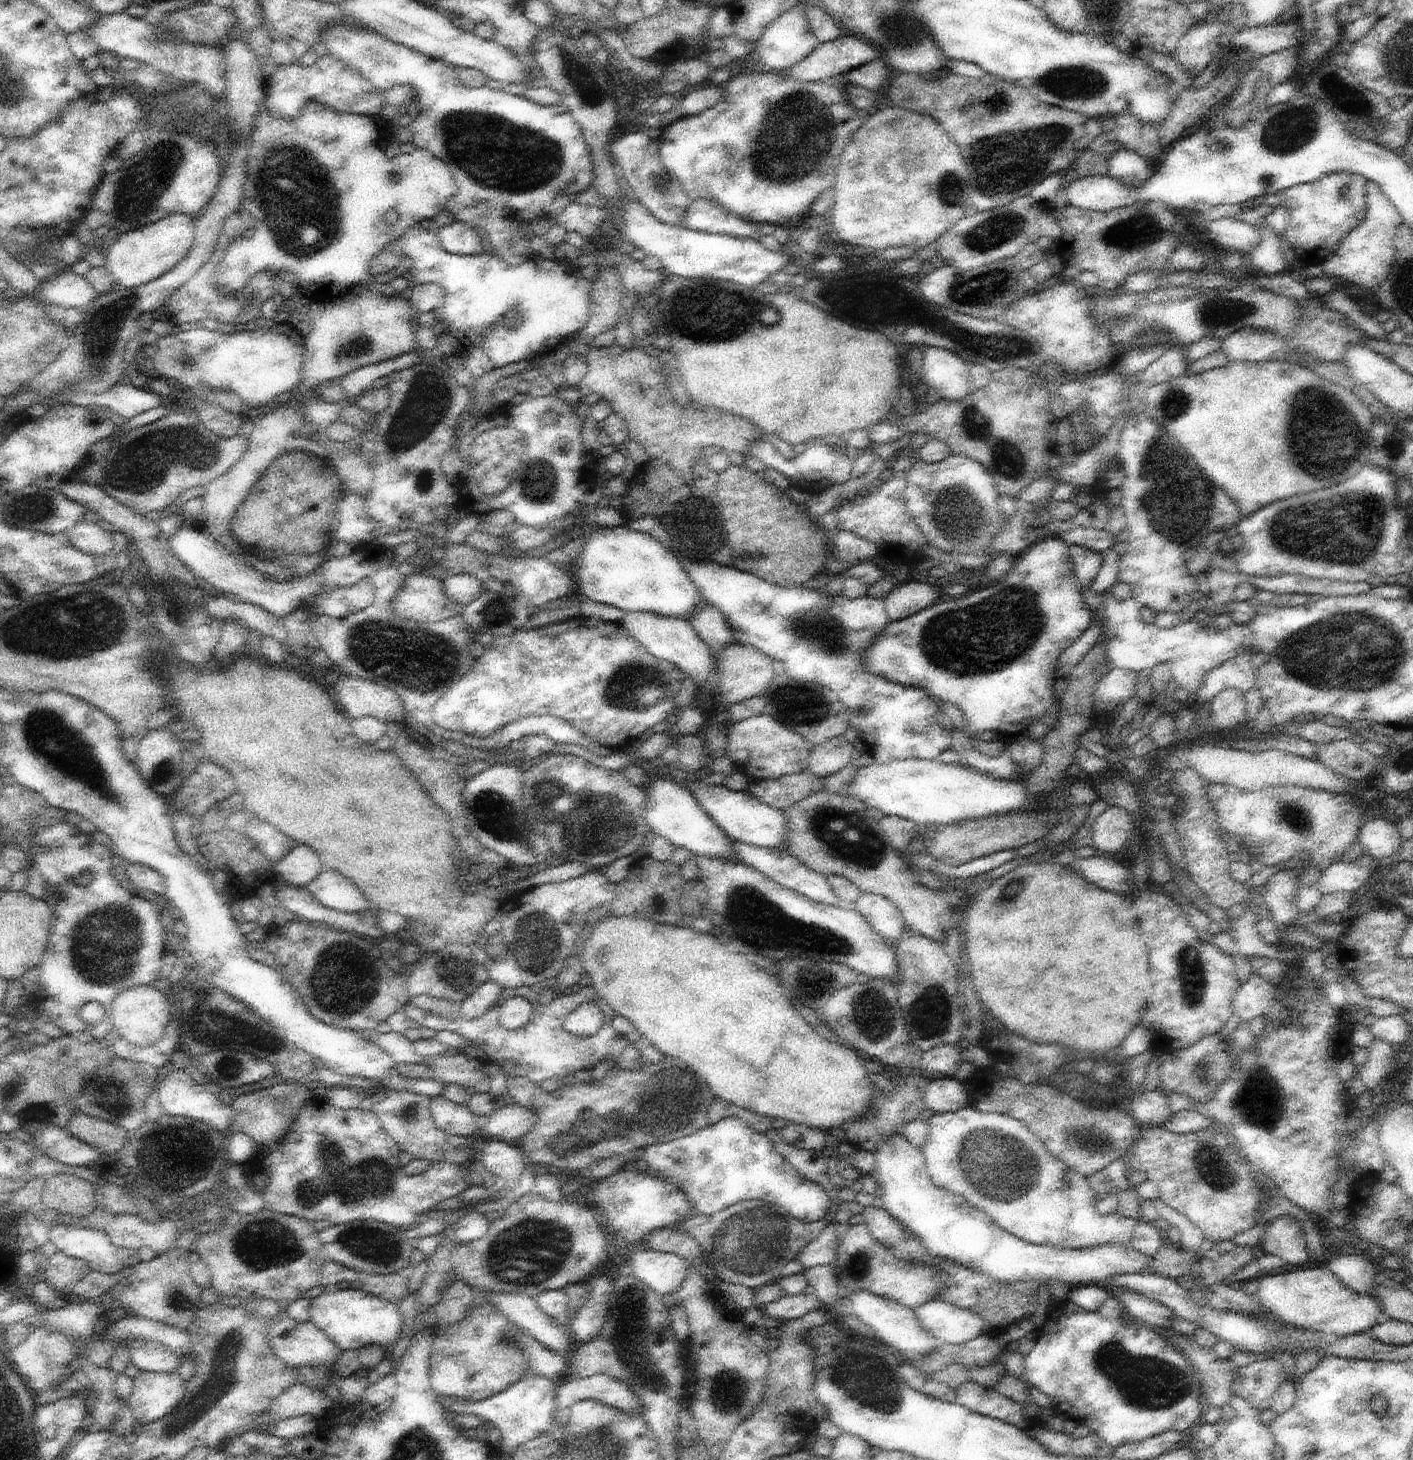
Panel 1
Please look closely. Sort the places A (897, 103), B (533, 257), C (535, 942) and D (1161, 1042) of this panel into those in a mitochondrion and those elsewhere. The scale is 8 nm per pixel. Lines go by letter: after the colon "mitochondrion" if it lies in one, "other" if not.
A: other
B: other
C: mitochondrion
D: other

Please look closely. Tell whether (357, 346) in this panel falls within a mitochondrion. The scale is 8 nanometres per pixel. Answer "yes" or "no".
yes

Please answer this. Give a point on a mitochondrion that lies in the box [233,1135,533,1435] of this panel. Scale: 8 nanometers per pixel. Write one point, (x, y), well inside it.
(374, 1245)

